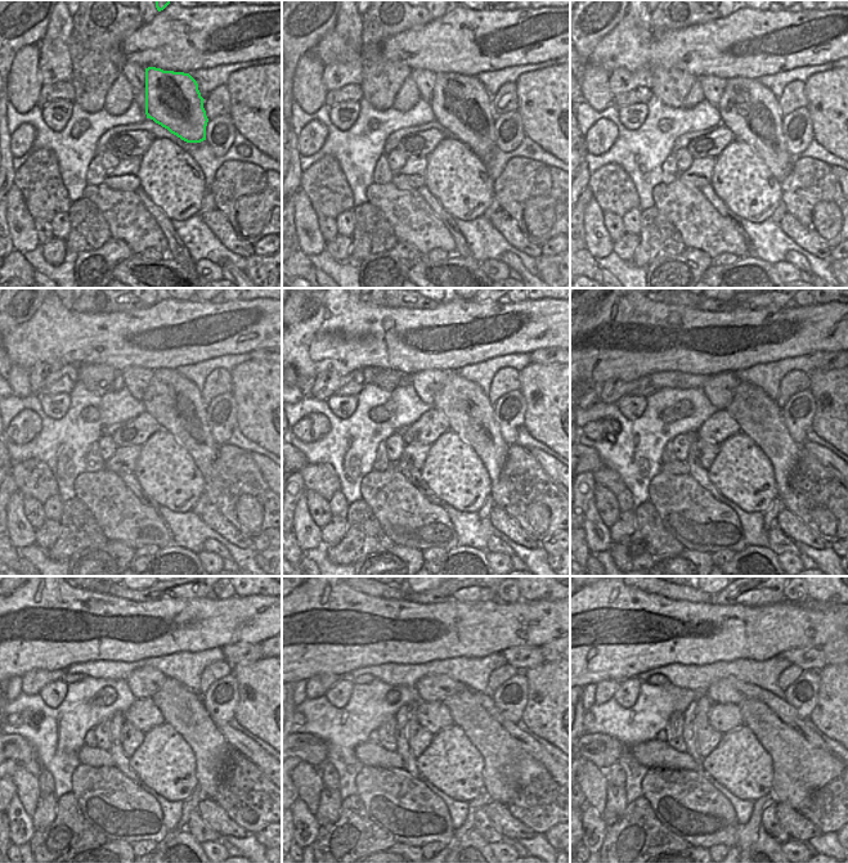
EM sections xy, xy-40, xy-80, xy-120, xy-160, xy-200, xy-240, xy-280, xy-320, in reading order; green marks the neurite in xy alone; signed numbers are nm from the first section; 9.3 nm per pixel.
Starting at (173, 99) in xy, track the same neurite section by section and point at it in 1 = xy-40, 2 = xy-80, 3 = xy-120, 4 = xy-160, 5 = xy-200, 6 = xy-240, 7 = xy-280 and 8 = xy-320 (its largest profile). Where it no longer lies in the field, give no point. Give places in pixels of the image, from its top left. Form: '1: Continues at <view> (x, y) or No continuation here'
1: Continues at xy-40 (461, 104)
2: Continues at xy-80 (750, 111)
3: Continues at xy-120 (174, 401)
4: Continues at xy-160 (470, 414)
5: Continues at xy-200 (761, 418)
6: Continues at xy-240 (183, 709)
7: Continues at xy-280 (507, 767)
8: Continues at xy-320 (799, 768)

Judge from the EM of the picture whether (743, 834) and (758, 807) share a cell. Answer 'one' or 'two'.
one

